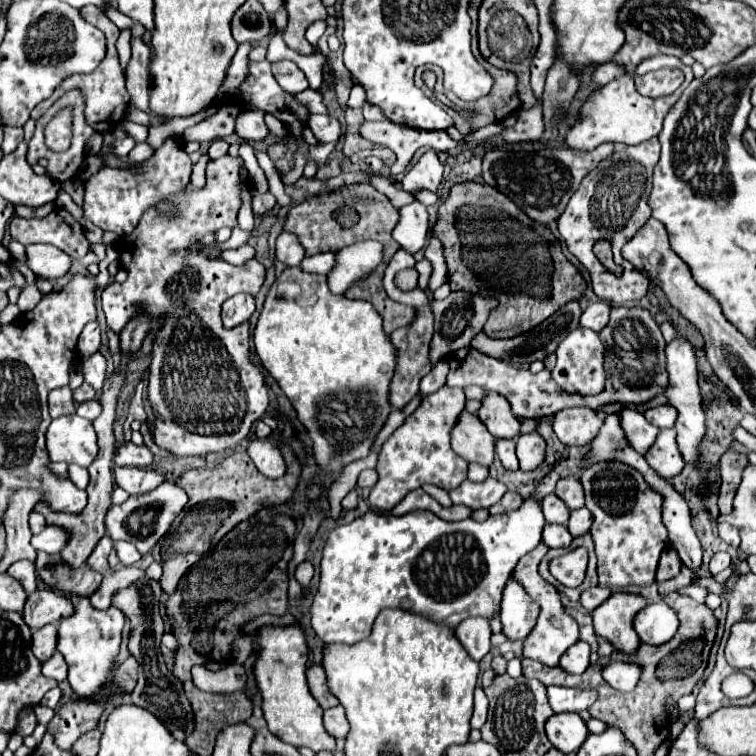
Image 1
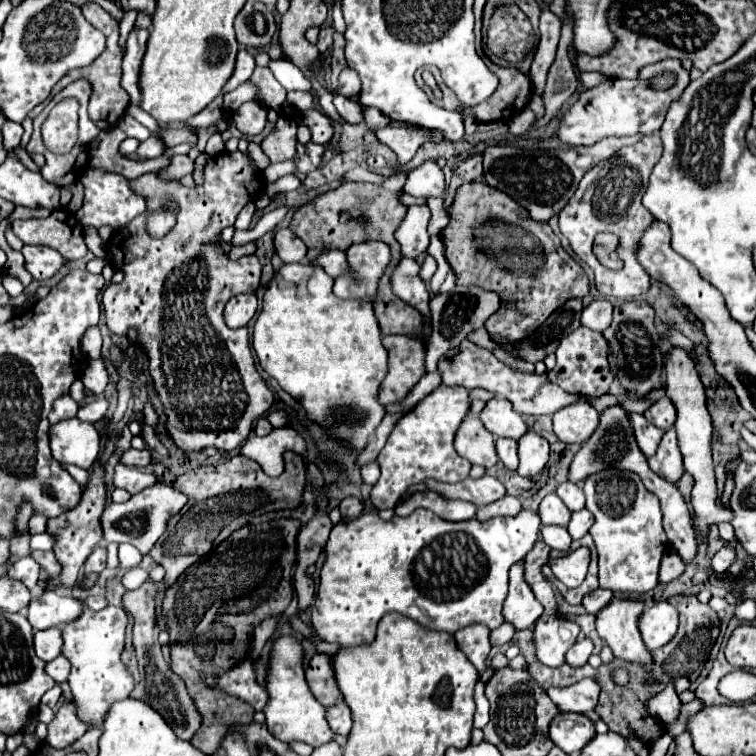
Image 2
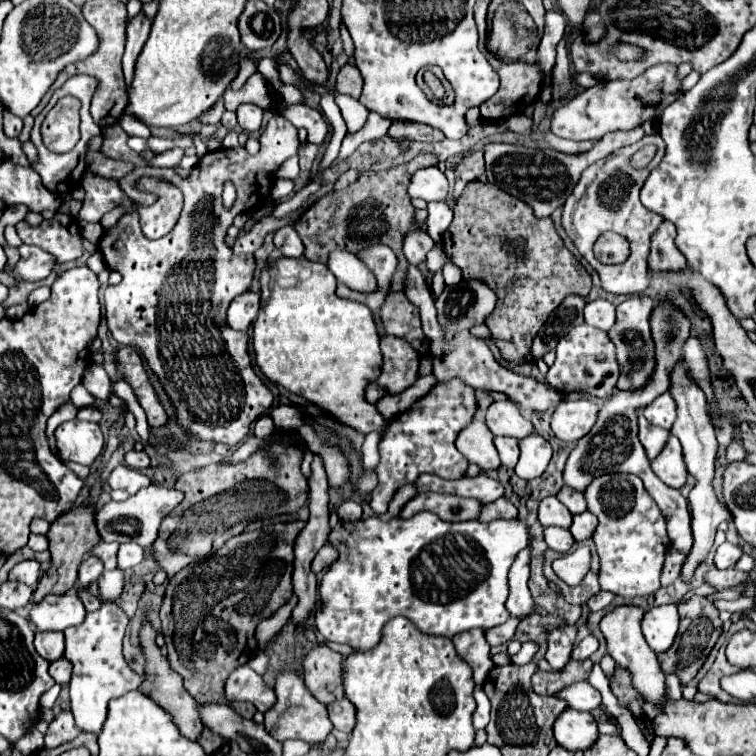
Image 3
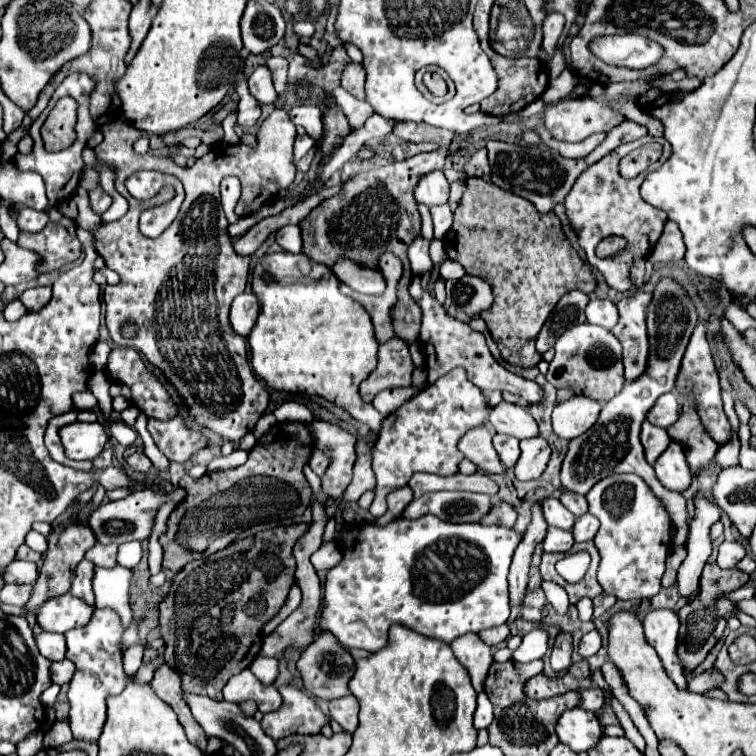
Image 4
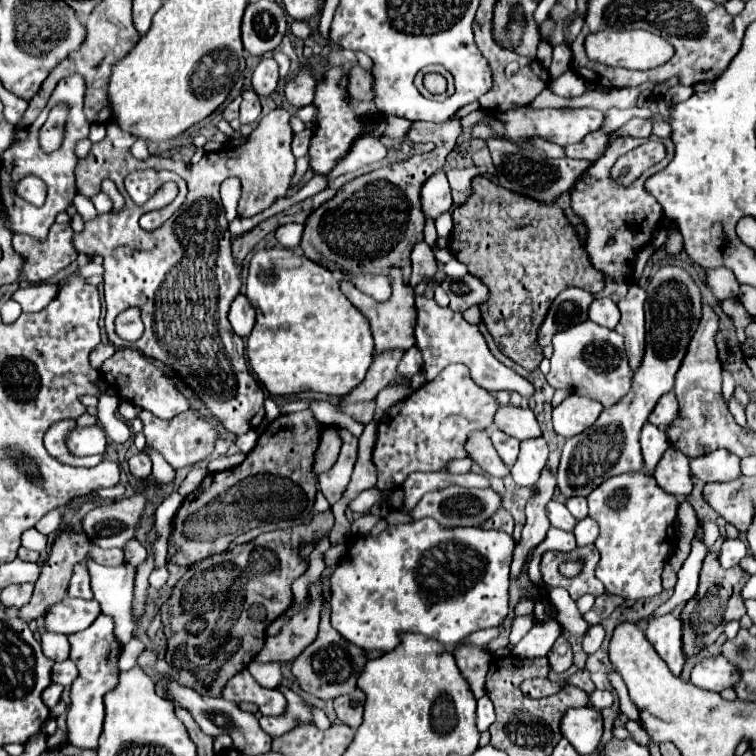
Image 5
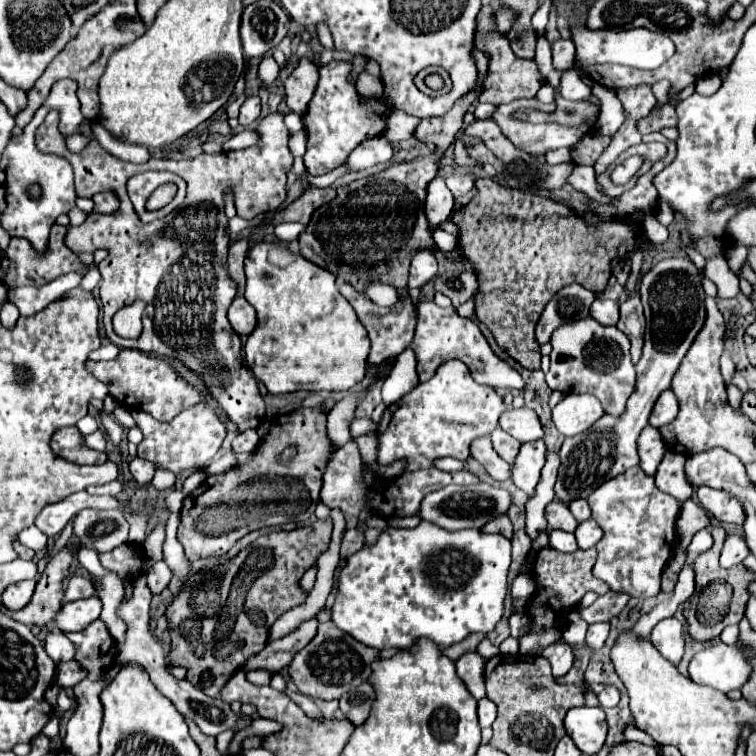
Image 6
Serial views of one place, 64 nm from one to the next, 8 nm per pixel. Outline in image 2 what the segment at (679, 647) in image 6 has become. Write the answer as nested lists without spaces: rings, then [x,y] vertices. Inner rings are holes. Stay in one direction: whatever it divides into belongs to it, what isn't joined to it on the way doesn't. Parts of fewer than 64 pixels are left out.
[[[658,602],[642,612],[638,628],[644,644],[650,644],[650,648],[660,648],[674,638],[678,628],[678,612],[668,602]],[[673,684],[657,695],[657,699],[651,699],[651,706],[646,706],[652,716],[660,718],[665,723],[672,723],[680,714],[681,702]]]

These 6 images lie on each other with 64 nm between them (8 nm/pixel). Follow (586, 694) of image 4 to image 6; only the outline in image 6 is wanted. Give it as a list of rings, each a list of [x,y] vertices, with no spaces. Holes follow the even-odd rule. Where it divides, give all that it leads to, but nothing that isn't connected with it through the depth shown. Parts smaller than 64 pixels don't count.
[[[610,686],[598,694],[598,702],[602,708],[612,708],[618,704],[618,700],[620,700],[620,692],[614,686]]]

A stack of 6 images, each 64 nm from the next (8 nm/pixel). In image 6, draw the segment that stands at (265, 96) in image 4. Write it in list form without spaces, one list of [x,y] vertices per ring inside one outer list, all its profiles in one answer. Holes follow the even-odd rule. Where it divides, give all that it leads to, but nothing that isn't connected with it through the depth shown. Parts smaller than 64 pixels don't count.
[[[270,54],[264,56],[262,62],[260,62],[260,68],[258,68],[258,78],[260,78],[260,82],[262,82],[264,86],[270,86],[270,84],[278,78],[278,72],[280,72],[280,68],[278,68],[276,60],[274,60]]]

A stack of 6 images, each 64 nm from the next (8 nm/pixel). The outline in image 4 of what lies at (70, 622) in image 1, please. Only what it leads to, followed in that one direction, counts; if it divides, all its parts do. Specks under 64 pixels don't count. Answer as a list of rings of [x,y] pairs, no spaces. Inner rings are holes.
[[[96,608],[90,622],[82,628],[68,630],[66,636],[66,658],[76,664],[74,678],[70,682],[70,726],[74,738],[78,740],[96,740],[102,734],[102,726],[106,722],[106,698],[120,694],[128,682],[130,674],[124,672],[122,666],[122,640],[124,626],[120,616],[110,608]],[[157,656],[149,664],[143,664],[141,668],[136,672],[136,674],[132,674],[132,682],[150,682],[154,675],[154,670],[160,666],[164,662],[164,659]]]

